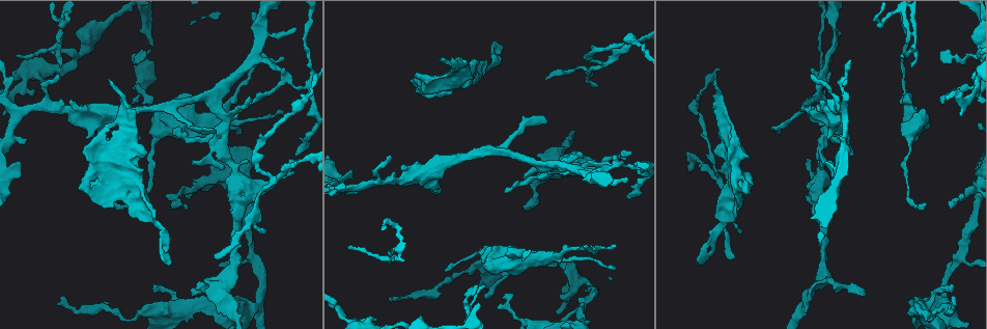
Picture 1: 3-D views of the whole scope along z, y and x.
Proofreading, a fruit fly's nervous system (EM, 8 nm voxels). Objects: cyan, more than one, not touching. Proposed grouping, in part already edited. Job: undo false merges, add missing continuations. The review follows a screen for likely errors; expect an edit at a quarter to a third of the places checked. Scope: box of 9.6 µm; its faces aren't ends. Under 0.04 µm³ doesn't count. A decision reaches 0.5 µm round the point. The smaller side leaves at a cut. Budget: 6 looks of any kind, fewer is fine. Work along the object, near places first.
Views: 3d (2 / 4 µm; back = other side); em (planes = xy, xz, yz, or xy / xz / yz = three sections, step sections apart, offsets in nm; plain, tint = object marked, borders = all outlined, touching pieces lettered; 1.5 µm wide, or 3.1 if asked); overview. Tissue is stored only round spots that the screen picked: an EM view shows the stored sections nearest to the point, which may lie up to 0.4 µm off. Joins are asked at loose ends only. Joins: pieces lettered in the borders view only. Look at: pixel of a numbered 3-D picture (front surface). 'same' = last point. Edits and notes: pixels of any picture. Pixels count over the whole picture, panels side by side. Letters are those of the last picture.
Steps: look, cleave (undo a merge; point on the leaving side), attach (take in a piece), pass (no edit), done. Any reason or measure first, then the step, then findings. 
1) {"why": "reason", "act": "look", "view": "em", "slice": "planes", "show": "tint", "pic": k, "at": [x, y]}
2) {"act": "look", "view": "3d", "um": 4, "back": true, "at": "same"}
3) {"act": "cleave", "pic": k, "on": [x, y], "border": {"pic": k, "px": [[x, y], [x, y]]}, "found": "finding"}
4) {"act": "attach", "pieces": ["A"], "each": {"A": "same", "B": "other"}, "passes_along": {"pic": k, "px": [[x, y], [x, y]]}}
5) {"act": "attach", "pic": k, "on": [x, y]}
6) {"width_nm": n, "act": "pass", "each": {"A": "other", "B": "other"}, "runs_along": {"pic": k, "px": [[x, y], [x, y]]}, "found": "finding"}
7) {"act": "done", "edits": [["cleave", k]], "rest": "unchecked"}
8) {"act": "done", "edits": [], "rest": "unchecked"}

{"why": "an open end", "act": "look", "view": "em", "slice": "xy", "step": 8, "show": "borders", "pic": 1, "at": [100, 203]}

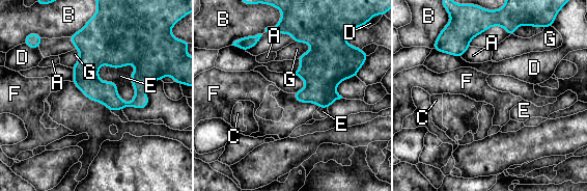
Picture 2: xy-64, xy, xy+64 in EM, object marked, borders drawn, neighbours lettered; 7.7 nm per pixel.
{"act": "look", "view": "em", "slice": "planes", "show": "borders", "at": "same"}

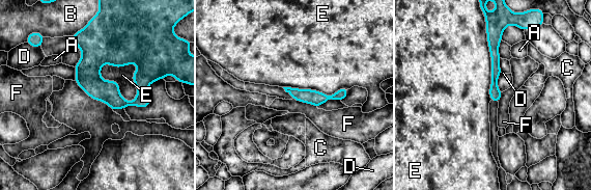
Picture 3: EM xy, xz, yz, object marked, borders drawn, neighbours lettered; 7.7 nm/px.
{"longest_contact_nm": ["E", 380], "act": "pass", "each": {"A": "other", "B": "other", "C": "other", "D": "other", "E": "other", "F": "other"}, "found": "none of them fits"}

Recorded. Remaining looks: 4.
{"why": "free end", "act": "look", "view": "3d", "um": 4, "pic": 1, "at": [615, 246]}

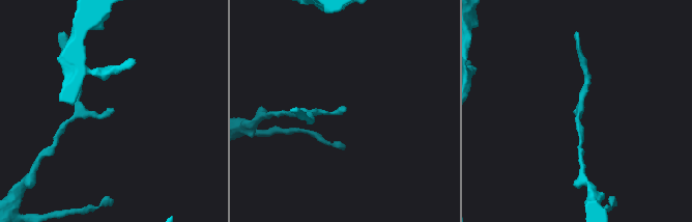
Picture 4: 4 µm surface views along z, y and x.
{"act": "look", "view": "em", "slice": "xy", "step": 8, "show": "borders", "pic": 4, "at": [344, 108]}

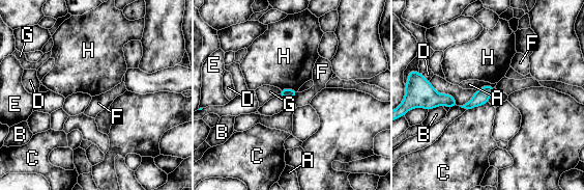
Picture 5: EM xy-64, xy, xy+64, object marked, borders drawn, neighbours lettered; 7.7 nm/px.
{"why": "cut it another way", "act": "look", "view": "em", "slice": "planes", "show": "borders", "at": "same"}

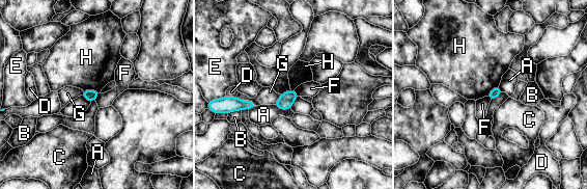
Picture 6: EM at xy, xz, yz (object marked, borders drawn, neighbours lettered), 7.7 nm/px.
{"act": "pass", "each": {"A": "other", "B": "other", "C": "other", "D": "other", "E": "other", "F": "other", "G": "other", "H": "other"}, "found": "none of them fits"}

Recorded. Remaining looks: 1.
{"act": "done", "edits": [], "rest": "unchecked"}

